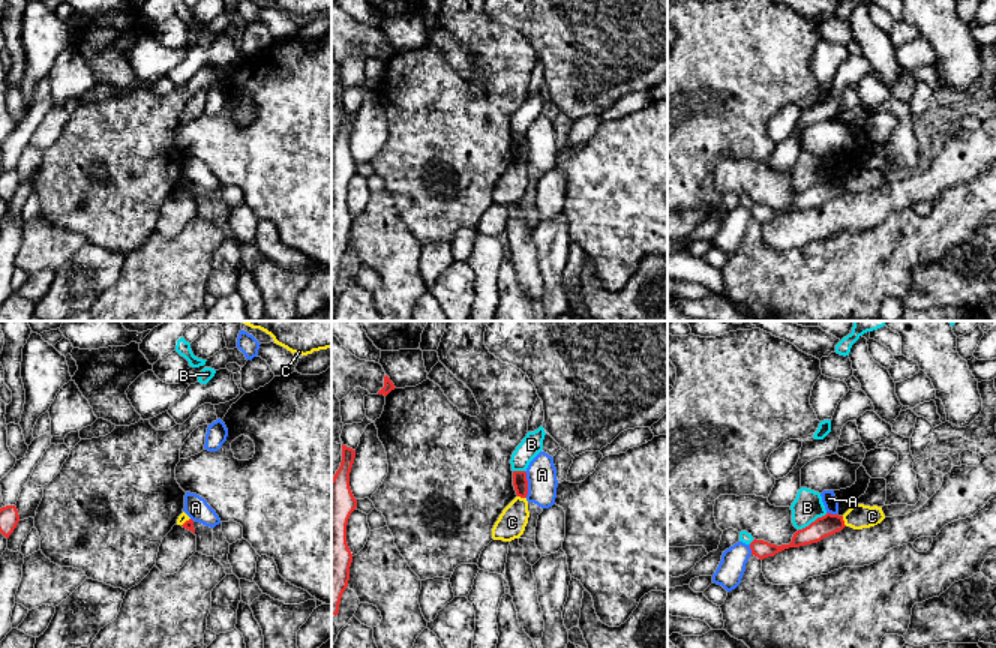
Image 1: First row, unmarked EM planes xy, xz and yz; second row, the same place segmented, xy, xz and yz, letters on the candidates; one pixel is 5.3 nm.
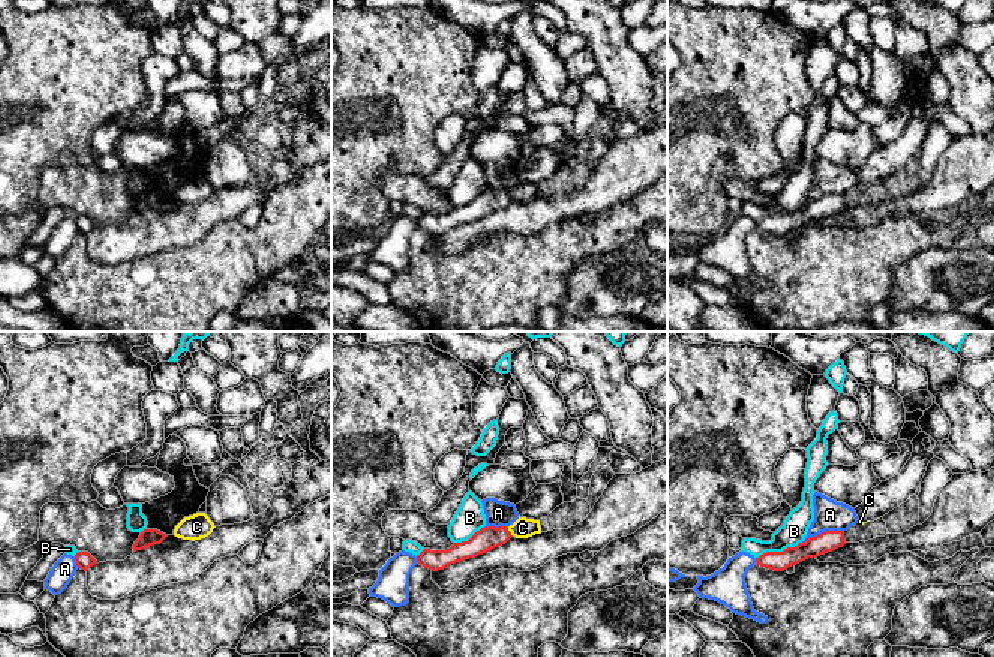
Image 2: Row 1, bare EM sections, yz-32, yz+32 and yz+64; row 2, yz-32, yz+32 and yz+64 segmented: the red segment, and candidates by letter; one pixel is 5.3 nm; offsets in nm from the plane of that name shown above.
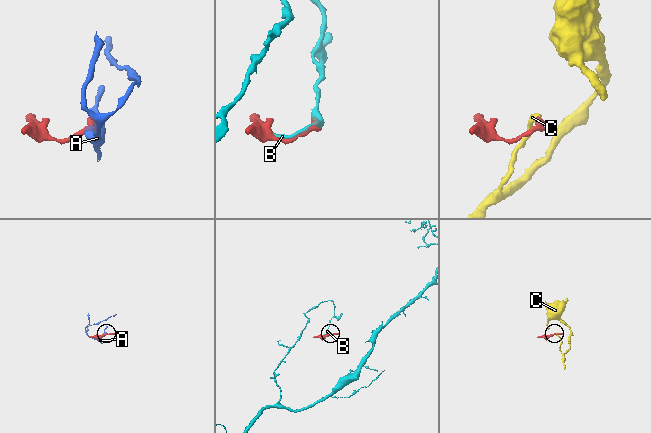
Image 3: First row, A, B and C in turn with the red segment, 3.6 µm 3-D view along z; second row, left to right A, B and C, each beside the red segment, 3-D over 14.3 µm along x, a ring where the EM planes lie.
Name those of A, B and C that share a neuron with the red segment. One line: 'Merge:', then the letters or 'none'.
Merge: none

